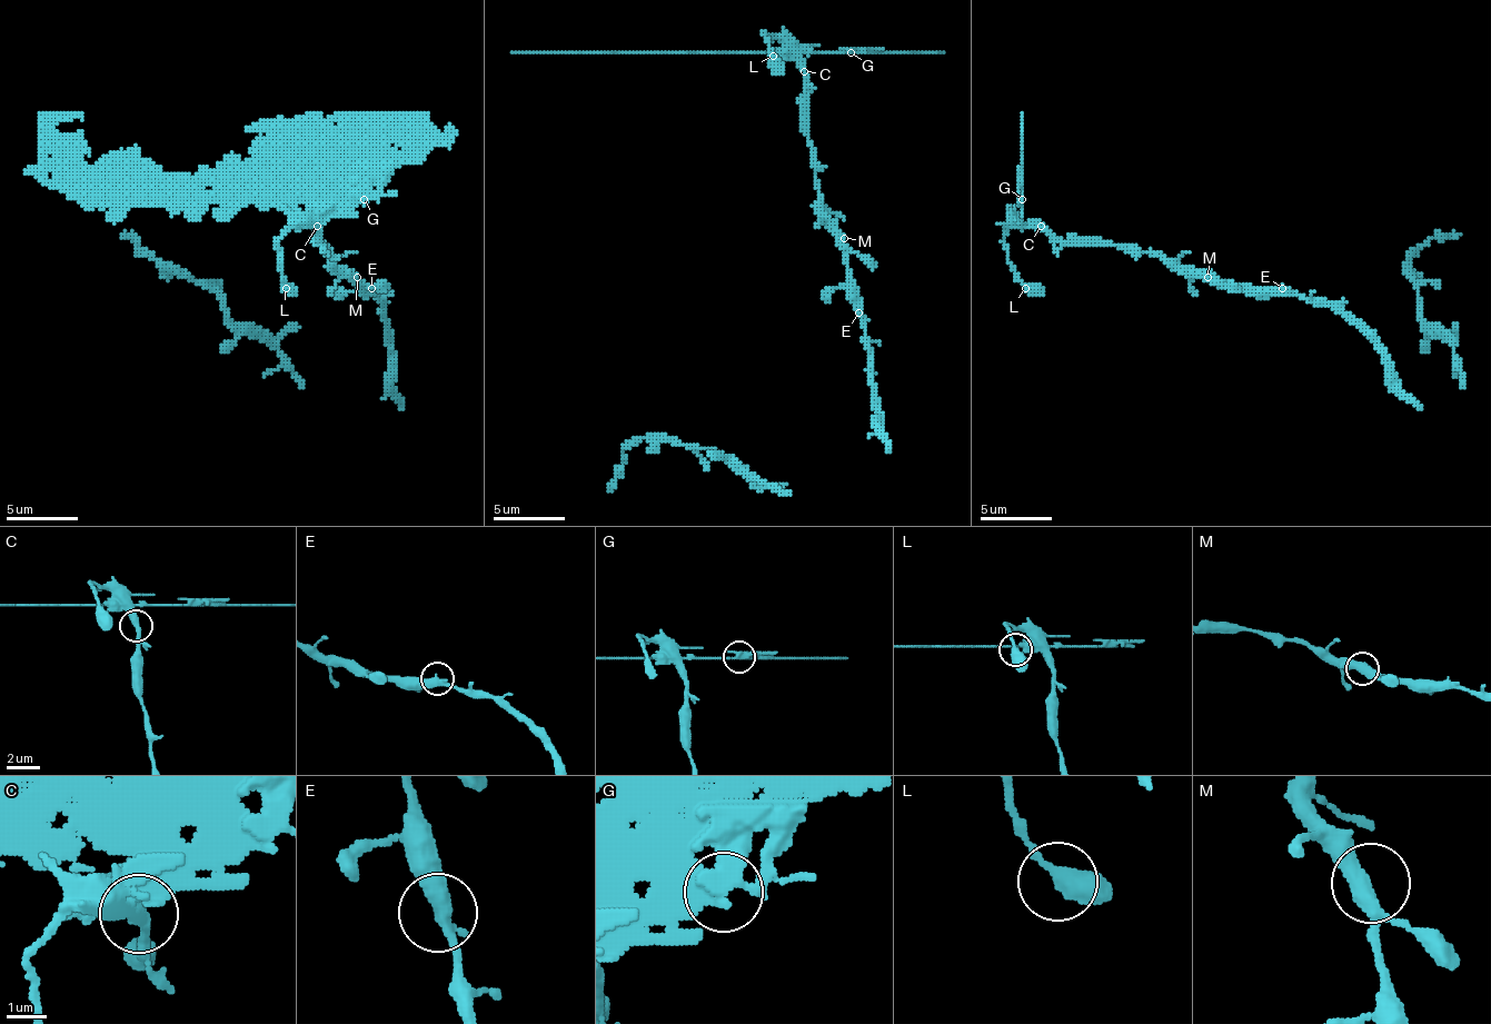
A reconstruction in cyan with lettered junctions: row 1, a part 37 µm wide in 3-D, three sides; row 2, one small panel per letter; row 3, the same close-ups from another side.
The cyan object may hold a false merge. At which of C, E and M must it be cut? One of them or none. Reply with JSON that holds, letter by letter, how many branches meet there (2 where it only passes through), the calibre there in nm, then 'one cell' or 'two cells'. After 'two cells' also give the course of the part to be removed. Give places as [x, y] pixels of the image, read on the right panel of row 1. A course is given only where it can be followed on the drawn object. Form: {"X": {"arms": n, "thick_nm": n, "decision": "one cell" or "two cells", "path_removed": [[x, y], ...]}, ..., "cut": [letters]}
{"C": {"arms": 2, "thick_nm": 400, "decision": "two cells", "path_removed": [[1040, 227], [1019, 217], [1022, 206], [1022, 113]]}, "E": {"arms": 2, "thick_nm": 400, "decision": "one cell"}, "M": {"arms": 2, "thick_nm": 480, "decision": "one cell"}, "cut": ["C"]}

